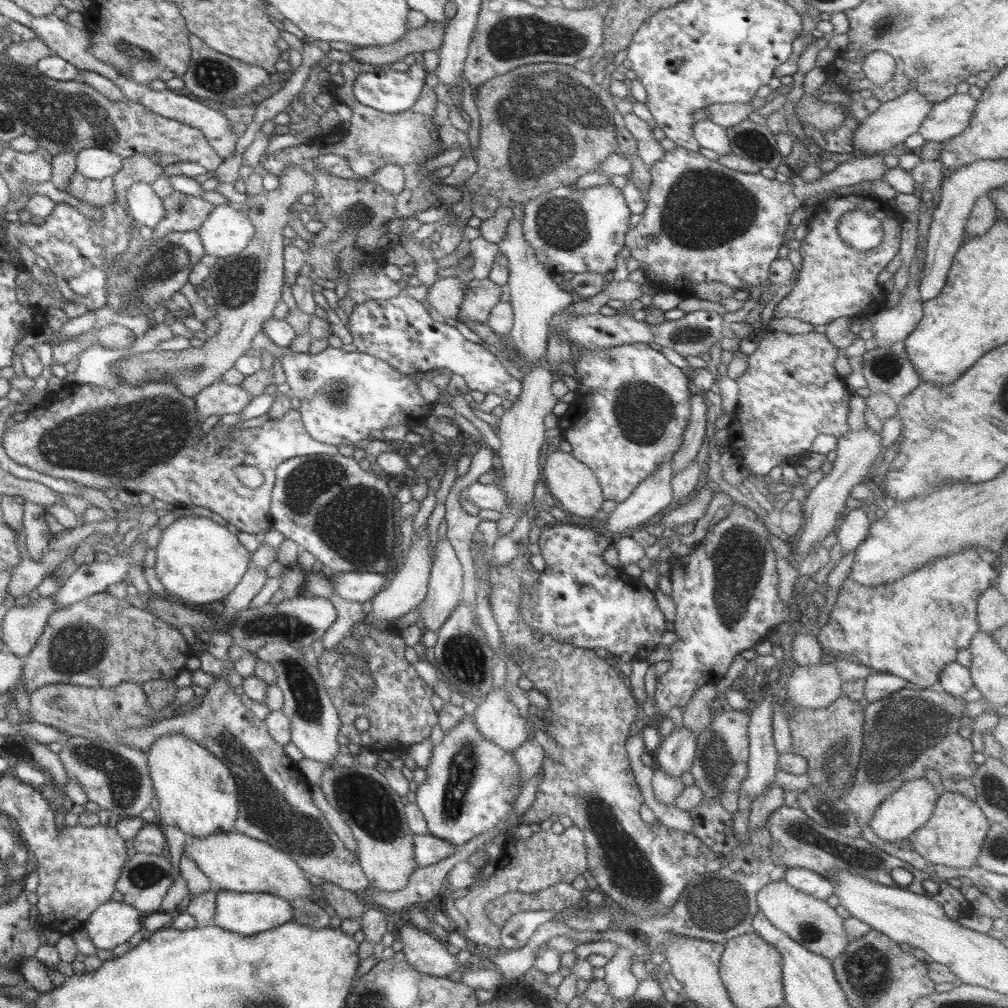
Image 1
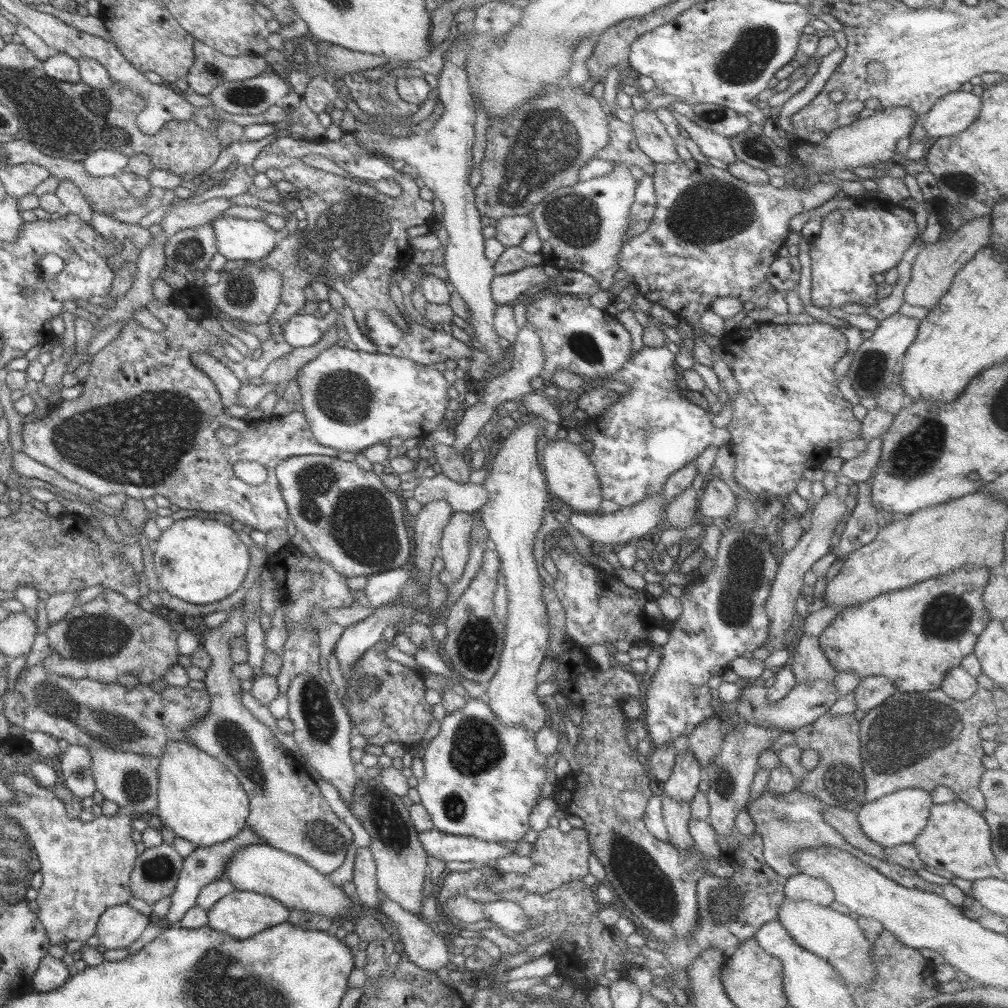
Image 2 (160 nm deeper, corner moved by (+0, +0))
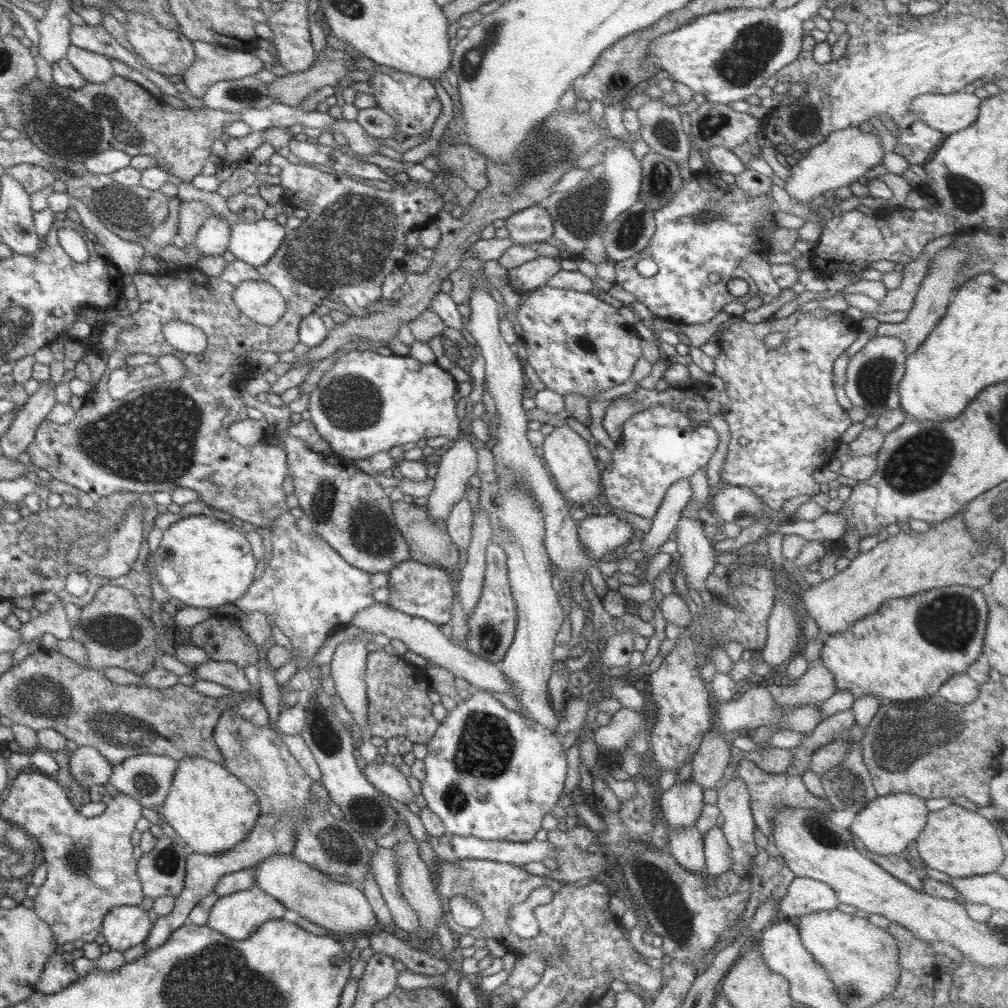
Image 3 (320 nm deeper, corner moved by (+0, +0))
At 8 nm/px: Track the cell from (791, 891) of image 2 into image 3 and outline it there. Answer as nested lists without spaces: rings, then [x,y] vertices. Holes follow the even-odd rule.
[[[794,877],[779,900],[777,915],[773,917],[773,922],[793,921],[809,913],[833,910],[839,903],[835,892],[828,884]]]

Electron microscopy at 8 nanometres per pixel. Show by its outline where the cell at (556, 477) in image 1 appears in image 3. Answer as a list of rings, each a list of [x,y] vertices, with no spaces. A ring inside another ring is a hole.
[[[566,423],[553,428],[544,436],[541,448],[541,460],[545,462],[545,468],[549,470],[556,489],[565,500],[571,500],[575,506],[588,509],[588,502],[591,499],[601,498],[600,470],[595,465],[593,449],[575,430],[569,428]]]

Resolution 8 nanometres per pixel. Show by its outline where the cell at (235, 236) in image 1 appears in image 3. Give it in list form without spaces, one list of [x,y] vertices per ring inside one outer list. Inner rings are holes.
[[[257,220],[253,223],[237,222],[229,226],[226,250],[238,261],[252,267],[265,264],[275,253],[287,230],[276,220]]]

